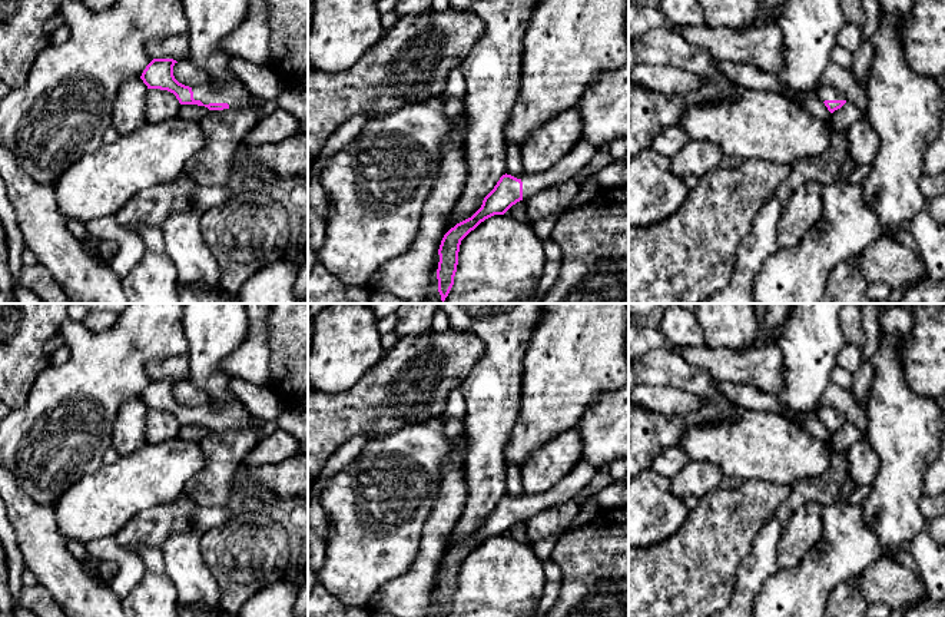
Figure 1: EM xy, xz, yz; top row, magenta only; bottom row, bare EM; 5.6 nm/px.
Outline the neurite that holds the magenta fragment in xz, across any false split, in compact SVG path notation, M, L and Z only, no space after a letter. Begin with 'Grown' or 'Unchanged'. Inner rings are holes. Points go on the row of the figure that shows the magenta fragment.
Grown. M584 137L556 166L538 175L523 173L518 178L503 175L494 189L484 198L481 208L468 219L457 223L442 238L438 255L438 292L444 302L448 296L458 265L461 241L481 222L504 215L513 205L527 200L543 189L576 179L577 173L593 159L601 146L587 142Z

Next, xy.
Grown. M153 59L143 70L140 79L147 89L168 90L180 105L205 106L209 110L243 109L253 99L251 92L238 79L225 83L208 83L189 87L173 76L173 59Z

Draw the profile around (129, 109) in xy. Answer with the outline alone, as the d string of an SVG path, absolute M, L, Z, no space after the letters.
M140 77L123 82L113 103L112 126L120 136L146 125L147 86Z

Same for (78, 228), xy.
M69 219L67 228L70 233L80 241L84 246L99 253L100 239L92 236L86 228L86 223L79 219Z

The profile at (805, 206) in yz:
M822 183L800 186L788 200L777 222L780 248L796 246L823 215Z

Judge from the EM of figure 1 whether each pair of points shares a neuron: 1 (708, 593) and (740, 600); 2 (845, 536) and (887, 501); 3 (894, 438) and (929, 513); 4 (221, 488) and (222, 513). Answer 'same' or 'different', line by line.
1: different
2: different
3: different
4: different

